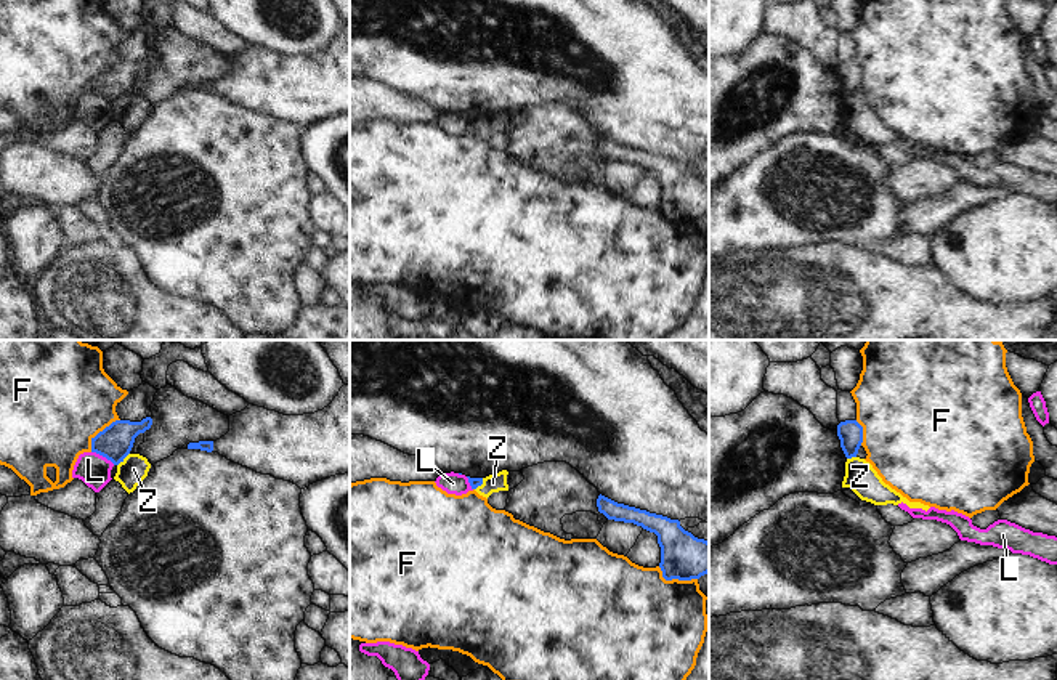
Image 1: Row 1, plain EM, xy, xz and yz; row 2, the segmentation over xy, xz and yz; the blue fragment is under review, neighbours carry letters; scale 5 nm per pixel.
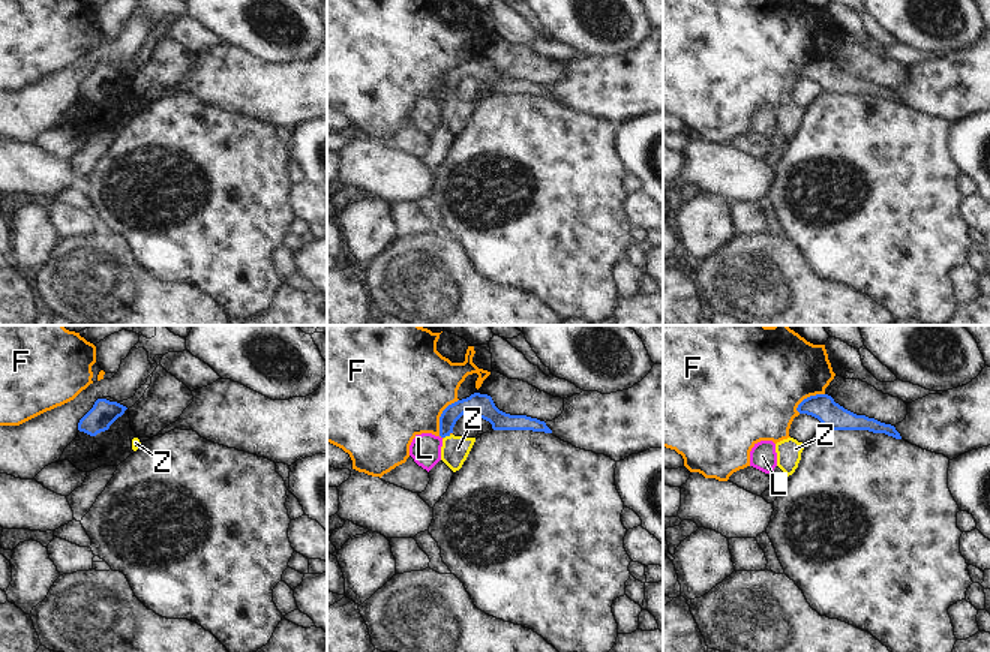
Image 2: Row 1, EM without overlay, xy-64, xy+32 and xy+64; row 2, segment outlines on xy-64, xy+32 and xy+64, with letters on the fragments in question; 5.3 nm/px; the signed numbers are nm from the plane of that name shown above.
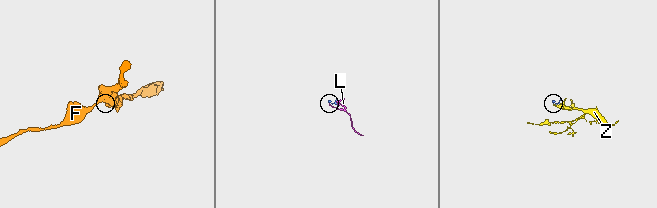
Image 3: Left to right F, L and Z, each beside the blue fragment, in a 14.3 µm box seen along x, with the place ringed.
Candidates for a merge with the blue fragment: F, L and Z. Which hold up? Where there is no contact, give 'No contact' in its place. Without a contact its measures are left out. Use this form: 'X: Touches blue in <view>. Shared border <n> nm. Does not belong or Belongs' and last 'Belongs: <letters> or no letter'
F: Touches blue in xz. Shared border 220 nm. Does not belong
L: Touches blue in xy. Shared border 140 nm. Does not belong
Z: Touches blue in xy. Shared border 90 nm. Does not belong
Belongs: no letter.

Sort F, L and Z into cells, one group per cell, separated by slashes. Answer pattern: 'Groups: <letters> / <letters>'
Groups: F / L / Z

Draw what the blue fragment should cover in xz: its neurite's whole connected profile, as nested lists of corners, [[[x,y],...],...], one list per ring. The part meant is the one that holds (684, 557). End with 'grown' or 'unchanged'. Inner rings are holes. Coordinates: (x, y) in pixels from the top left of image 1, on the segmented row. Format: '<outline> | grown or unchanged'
[[[601,494],[597,507],[608,520],[634,523],[658,536],[659,568],[666,581],[691,581],[709,573],[709,542],[685,531],[678,520],[618,504]]] | unchanged

